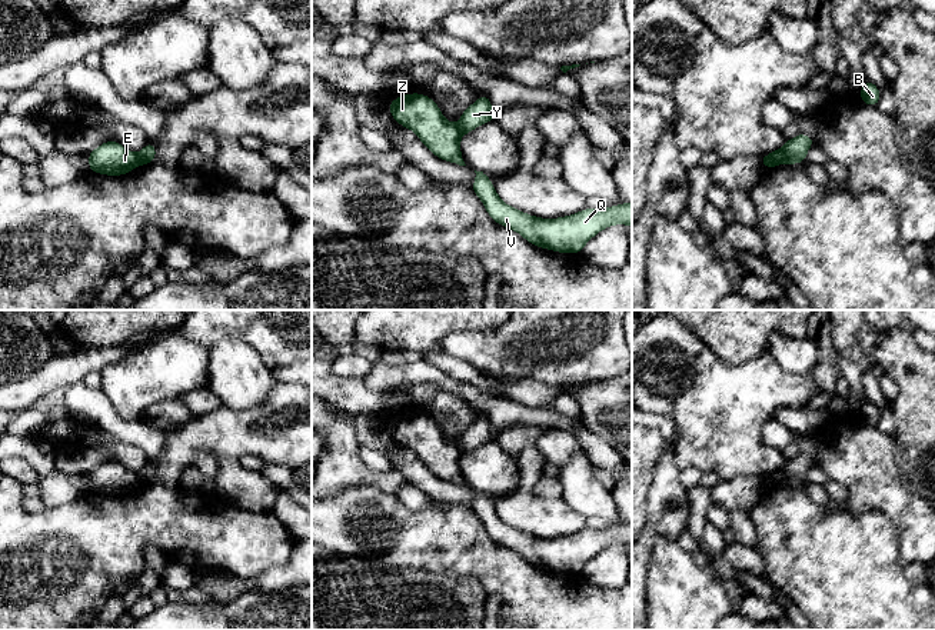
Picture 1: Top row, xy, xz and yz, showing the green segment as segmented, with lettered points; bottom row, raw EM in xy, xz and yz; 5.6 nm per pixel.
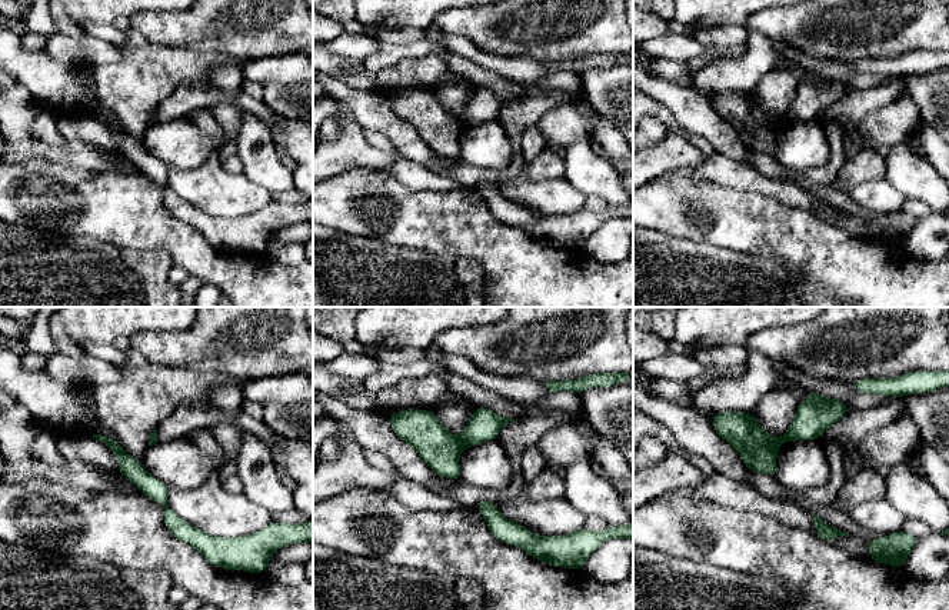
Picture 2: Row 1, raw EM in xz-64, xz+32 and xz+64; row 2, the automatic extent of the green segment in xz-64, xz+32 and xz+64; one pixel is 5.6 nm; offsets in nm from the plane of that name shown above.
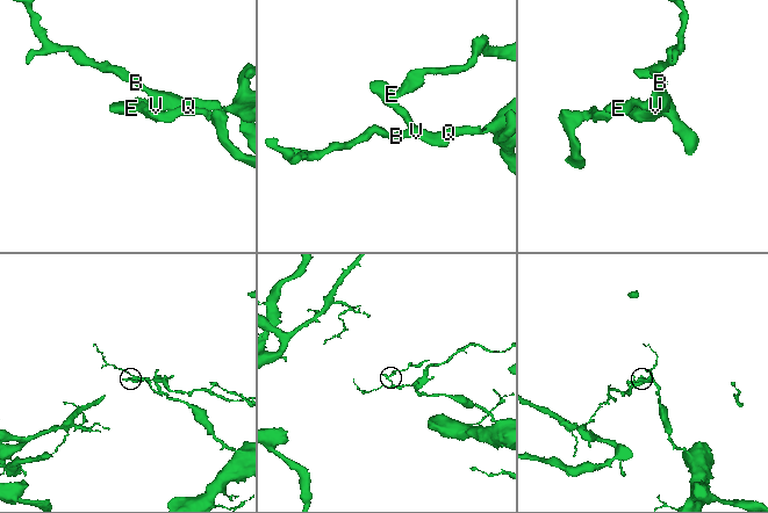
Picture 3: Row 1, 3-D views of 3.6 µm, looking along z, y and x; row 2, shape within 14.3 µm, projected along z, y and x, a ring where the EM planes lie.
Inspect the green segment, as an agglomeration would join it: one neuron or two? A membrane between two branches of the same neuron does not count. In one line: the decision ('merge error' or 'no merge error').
merge error

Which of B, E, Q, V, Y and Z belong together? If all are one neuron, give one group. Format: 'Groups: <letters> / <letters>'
Groups: B E Q V Z / Y

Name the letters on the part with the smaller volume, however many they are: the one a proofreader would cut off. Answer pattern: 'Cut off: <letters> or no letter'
Cut off: Y

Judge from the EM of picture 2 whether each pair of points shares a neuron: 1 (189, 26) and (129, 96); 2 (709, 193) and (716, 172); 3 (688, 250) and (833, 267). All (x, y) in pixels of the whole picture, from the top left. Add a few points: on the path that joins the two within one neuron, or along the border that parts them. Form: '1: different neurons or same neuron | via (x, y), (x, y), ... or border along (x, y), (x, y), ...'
1: different neurons | border along (140, 33), (155, 43), (203, 52)
2: different neurons | border along (681, 174), (696, 174), (725, 186), (746, 190)
3: different neurons | border along (751, 253), (781, 259), (792, 272), (798, 292)

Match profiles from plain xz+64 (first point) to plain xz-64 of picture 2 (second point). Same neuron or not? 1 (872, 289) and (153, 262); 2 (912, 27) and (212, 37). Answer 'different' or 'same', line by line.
1: different
2: same

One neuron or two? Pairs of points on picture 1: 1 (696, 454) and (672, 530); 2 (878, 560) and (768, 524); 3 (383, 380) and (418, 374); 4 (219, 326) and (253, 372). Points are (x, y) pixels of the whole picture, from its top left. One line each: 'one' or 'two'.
1: two
2: one
3: one
4: two

